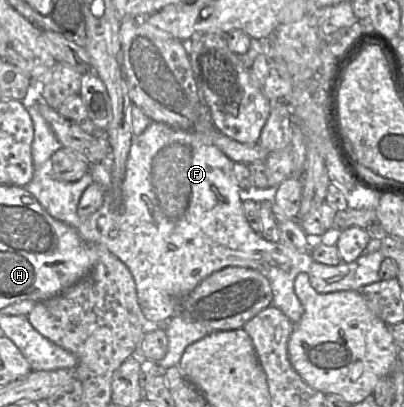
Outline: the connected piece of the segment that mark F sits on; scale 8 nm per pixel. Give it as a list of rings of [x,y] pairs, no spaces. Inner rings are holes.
[[[32,92],[23,101],[34,127],[32,142],[33,177],[24,187],[43,208],[55,219],[74,228],[83,240],[94,245],[104,245],[120,259],[129,269],[135,282],[138,302],[148,322],[161,326],[172,317],[182,315],[183,300],[210,274],[228,266],[256,269],[268,280],[272,289],[272,306],[280,309],[293,324],[299,322],[303,315],[303,304],[294,290],[298,274],[308,275],[309,283],[318,293],[336,291],[359,291],[362,287],[379,281],[379,269],[386,258],[379,250],[362,254],[350,263],[340,262],[331,266],[316,262],[309,251],[298,250],[284,243],[270,242],[255,232],[248,224],[242,207],[243,191],[233,175],[233,162],[205,134],[194,130],[173,128],[162,122],[152,121],[139,135],[133,138],[126,171],[122,182],[123,205],[117,208],[106,192],[112,183],[111,157],[103,162],[93,164],[87,174],[74,182],[62,182],[53,178],[51,156],[62,147],[51,125],[38,108],[41,100],[38,92]],[[92,183],[100,184],[105,190],[101,207],[87,218],[77,213],[77,206],[84,190]]]

